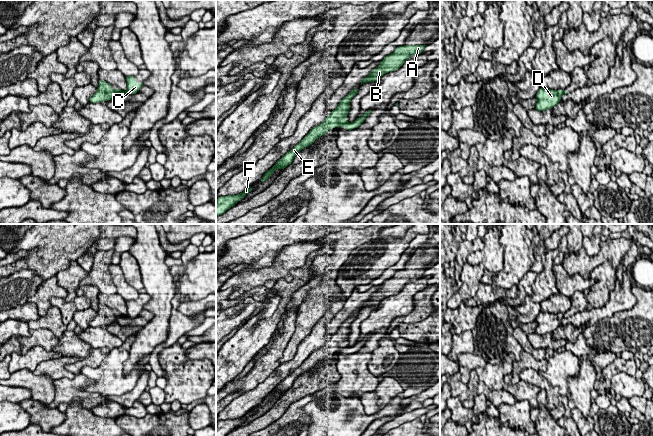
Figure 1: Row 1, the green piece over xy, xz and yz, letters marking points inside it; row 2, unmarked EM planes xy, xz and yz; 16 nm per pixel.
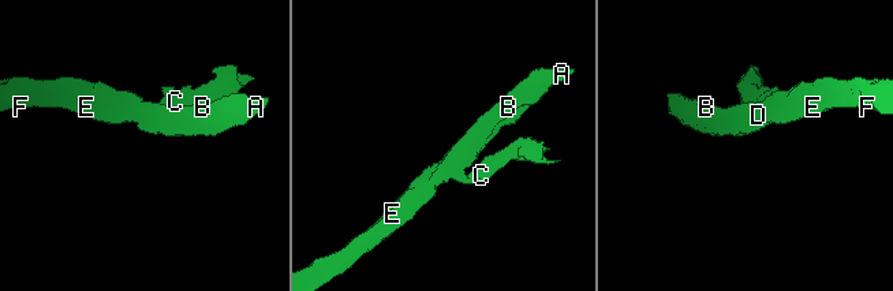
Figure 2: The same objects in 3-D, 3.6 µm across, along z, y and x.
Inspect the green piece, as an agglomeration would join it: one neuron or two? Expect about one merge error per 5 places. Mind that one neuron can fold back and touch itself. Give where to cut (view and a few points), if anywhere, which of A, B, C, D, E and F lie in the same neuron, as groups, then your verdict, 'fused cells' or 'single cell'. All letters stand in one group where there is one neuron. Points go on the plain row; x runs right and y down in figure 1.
cut xz (346, 346), (337, 349); groups A B D E F / C; fused cells

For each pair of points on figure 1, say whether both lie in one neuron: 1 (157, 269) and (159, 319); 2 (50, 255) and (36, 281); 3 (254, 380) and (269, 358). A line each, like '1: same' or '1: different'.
1: same
2: different
3: same

